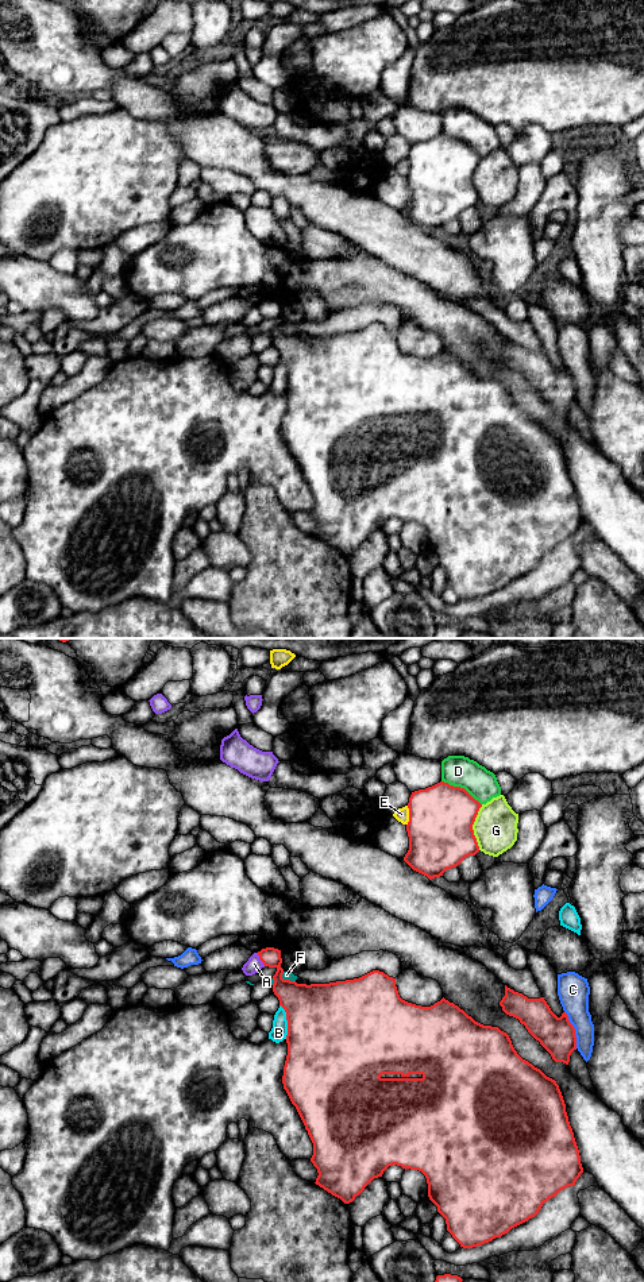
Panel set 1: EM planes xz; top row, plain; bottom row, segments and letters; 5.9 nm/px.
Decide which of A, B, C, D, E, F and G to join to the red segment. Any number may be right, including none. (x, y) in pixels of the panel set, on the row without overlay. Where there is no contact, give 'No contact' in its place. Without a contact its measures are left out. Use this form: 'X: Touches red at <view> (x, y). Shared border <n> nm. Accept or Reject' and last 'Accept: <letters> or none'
A: Touches red at xz (259, 311). Shared border 90 nm. Reject
B: Touches red at xz (288, 374). Shared border 220 nm. Reject
C: Touches red at xz (574, 382). Shared border 240 nm. Reject
D: Touches red at xz (462, 141). Shared border 280 nm. Reject
E: Touches red at xz (409, 168). Shared border 120 nm. Reject
F: Touches red at xz (286, 332). Shared border 100 nm. Reject
G: Touches red at xz (471, 180). Shared border 280 nm. Reject
Accept: none

